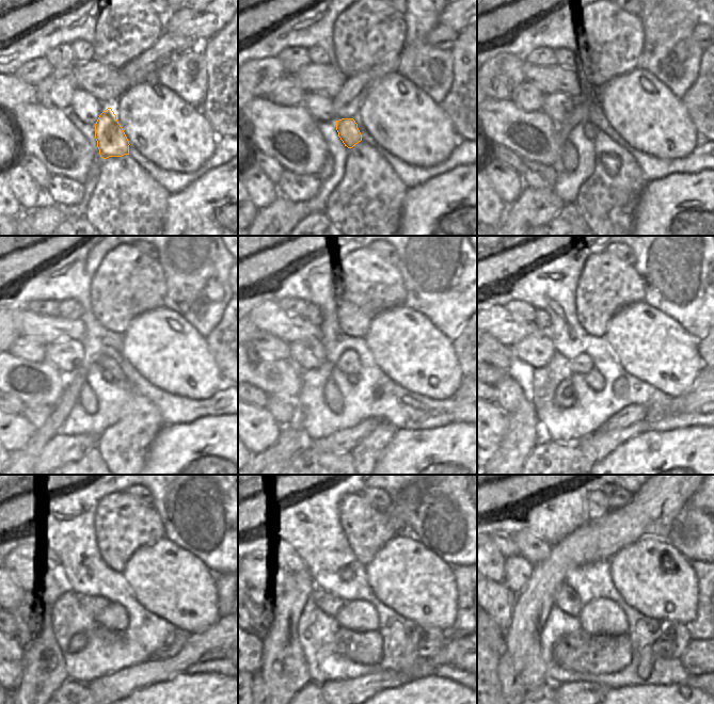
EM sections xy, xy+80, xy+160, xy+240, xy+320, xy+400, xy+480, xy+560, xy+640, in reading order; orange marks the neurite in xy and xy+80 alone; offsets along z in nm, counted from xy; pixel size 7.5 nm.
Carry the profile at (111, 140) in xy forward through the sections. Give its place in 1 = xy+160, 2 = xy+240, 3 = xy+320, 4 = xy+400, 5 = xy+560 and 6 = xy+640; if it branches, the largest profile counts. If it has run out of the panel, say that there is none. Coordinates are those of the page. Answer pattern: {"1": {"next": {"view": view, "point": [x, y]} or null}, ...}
{"1": {"next": {"view": "xy+160", "point": [589, 130]}}, "2": {"next": {"view": "xy+240", "point": [107, 376]}}, "3": {"next": {"view": "xy+320", "point": [352, 379]}}, "4": {"next": {"view": "xy+400", "point": [594, 380]}}, "5": {"next": {"view": "xy+560", "point": [360, 616]}}, "6": {"next": {"view": "xy+640", "point": [601, 617]}}}

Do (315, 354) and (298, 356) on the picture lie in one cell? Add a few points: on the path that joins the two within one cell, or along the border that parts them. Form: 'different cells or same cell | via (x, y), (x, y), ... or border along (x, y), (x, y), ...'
same cell | via (311, 354), (302, 354)

